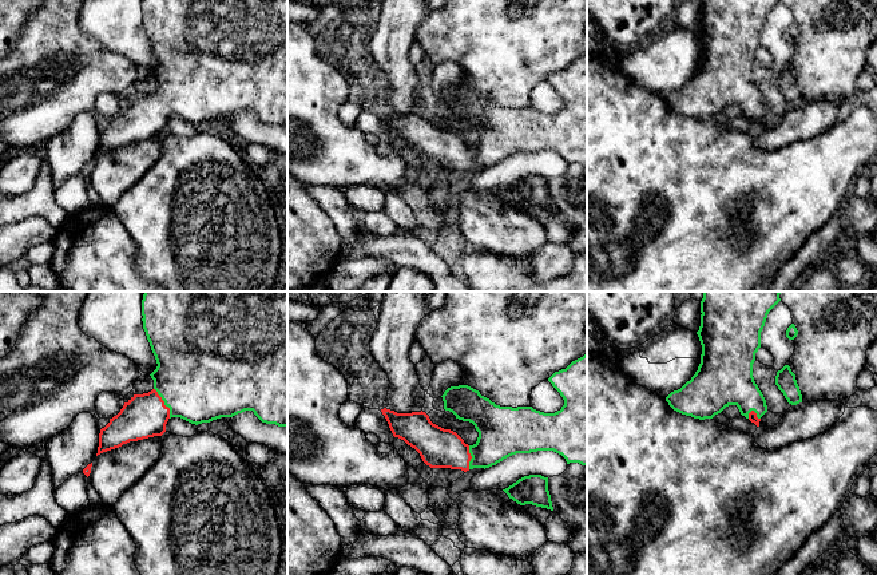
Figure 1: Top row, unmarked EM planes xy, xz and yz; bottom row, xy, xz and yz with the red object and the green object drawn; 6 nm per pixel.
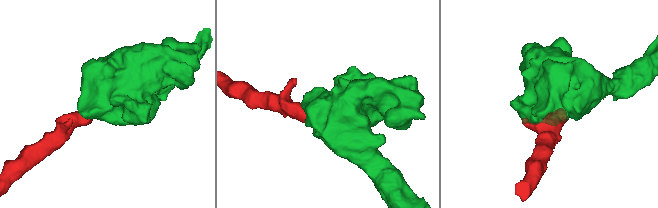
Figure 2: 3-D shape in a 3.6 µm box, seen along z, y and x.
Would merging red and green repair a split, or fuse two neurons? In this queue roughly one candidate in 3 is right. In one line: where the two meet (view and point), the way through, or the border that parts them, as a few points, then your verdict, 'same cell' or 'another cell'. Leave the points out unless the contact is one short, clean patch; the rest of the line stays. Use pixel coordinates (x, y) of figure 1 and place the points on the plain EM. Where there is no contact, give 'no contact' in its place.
contact xy (163, 103); way xy (143, 117), (163, 103), (198, 80); same cell

